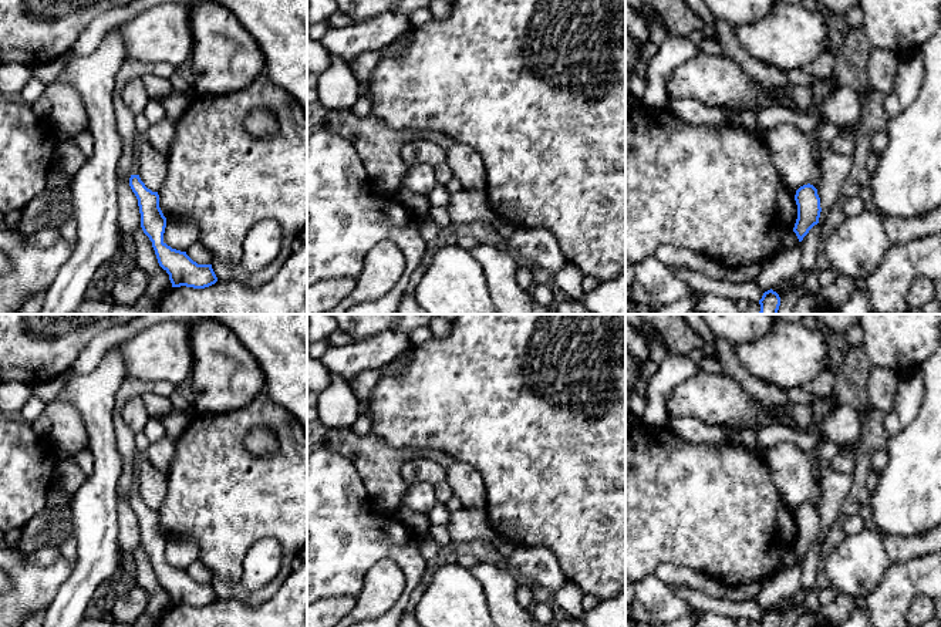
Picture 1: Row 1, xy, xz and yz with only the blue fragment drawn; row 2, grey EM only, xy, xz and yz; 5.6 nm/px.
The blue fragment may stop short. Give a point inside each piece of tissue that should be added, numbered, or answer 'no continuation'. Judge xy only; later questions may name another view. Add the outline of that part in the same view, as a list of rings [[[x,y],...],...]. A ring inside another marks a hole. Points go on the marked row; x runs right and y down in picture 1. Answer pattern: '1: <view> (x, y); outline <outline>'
1: xy (138, 137); outline [[[136,131],[134,135],[134,141],[132,141],[132,168],[131,168],[131,175],[138,175],[138,164],[139,164],[139,155],[141,155],[141,142],[145,138],[144,132]]]

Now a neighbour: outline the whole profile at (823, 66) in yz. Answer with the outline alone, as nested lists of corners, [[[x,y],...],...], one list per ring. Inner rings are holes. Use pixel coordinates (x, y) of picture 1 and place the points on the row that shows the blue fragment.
[[[824,51],[816,60],[805,64],[802,70],[812,77],[826,80],[834,74],[836,57],[832,51]]]

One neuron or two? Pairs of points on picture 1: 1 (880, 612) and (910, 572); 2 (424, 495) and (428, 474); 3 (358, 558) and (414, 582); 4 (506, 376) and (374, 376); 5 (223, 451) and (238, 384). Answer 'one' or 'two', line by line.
1: one
2: two
3: one
4: two
5: two

